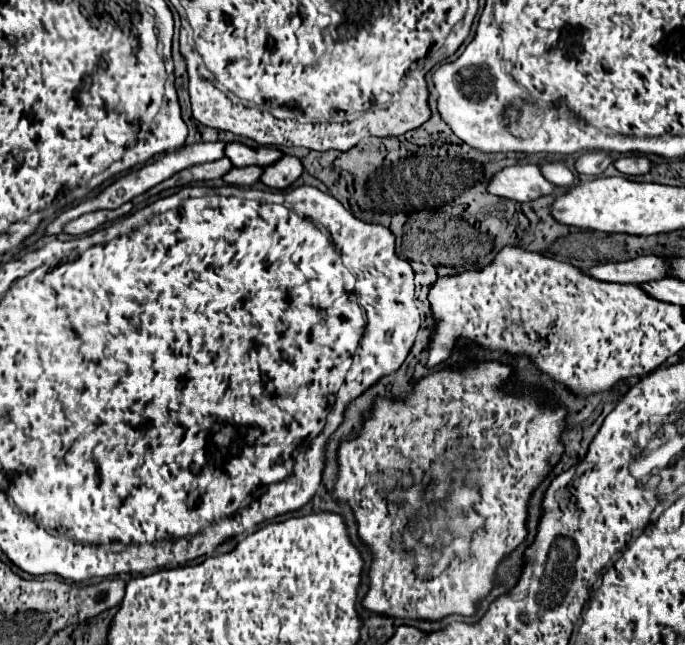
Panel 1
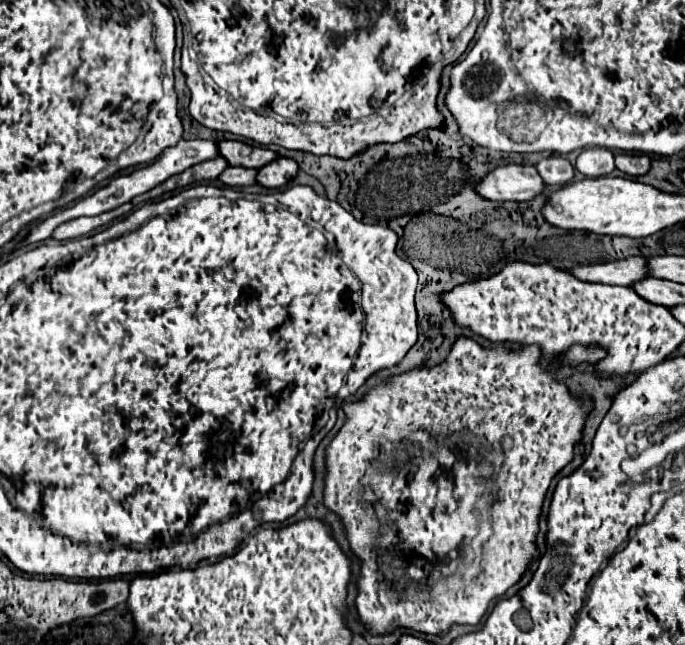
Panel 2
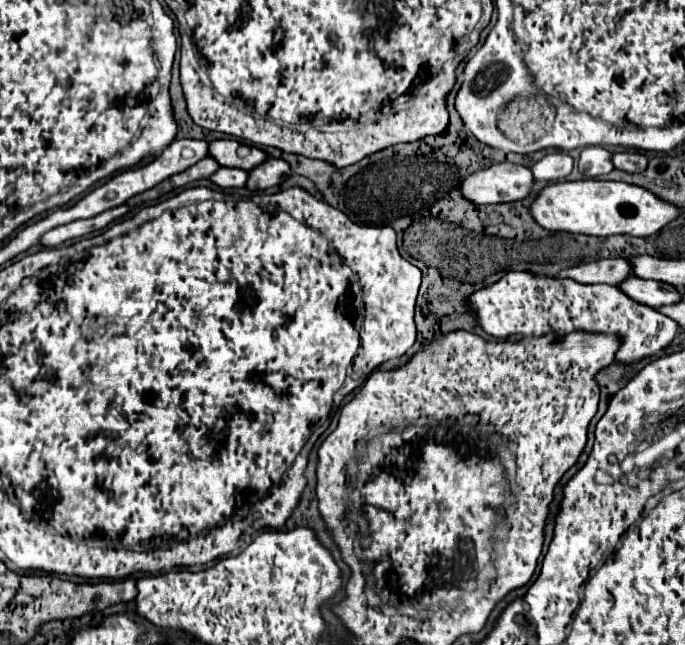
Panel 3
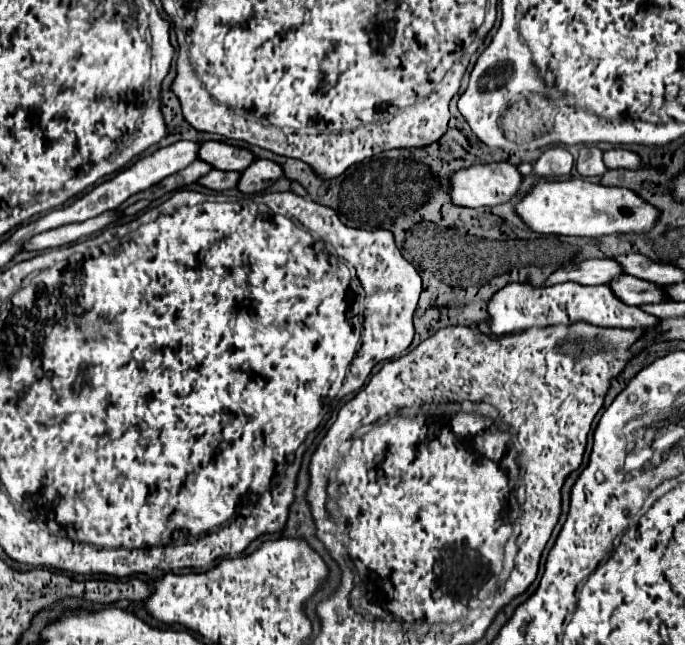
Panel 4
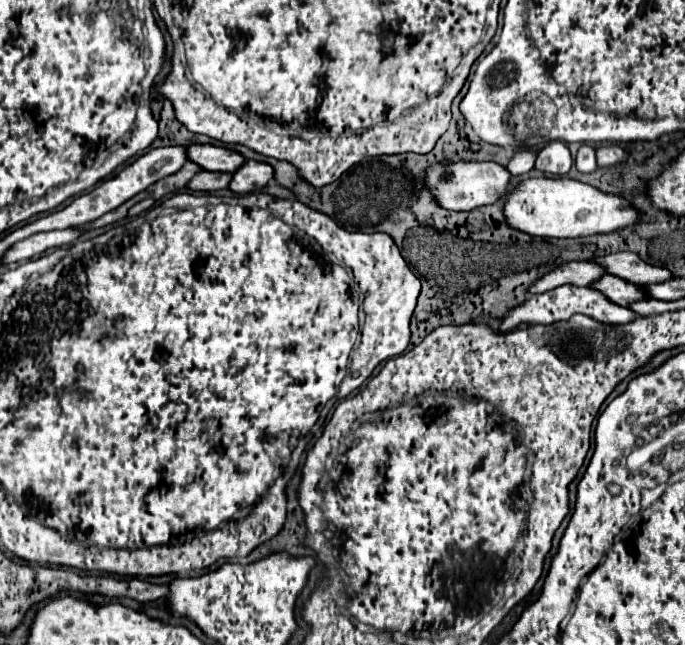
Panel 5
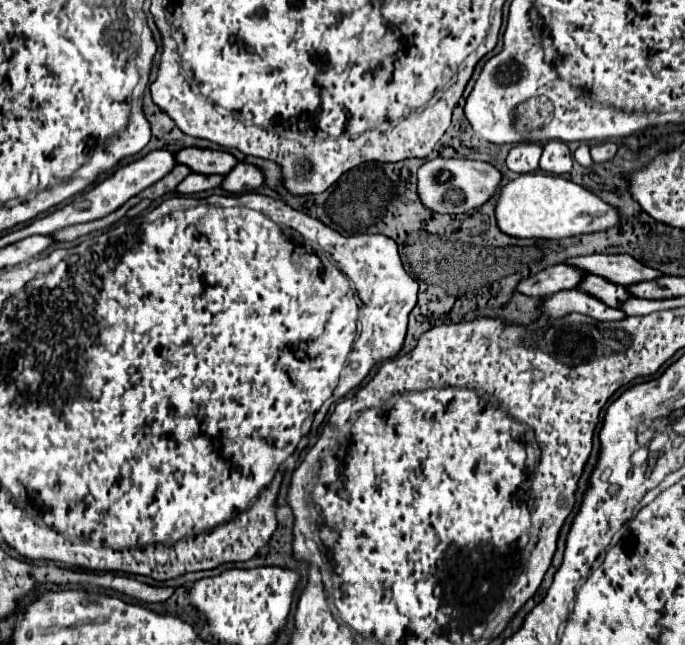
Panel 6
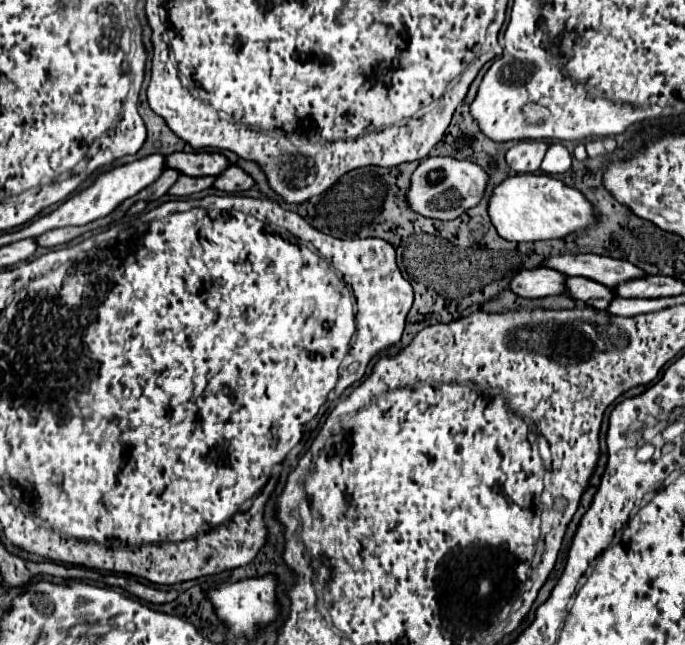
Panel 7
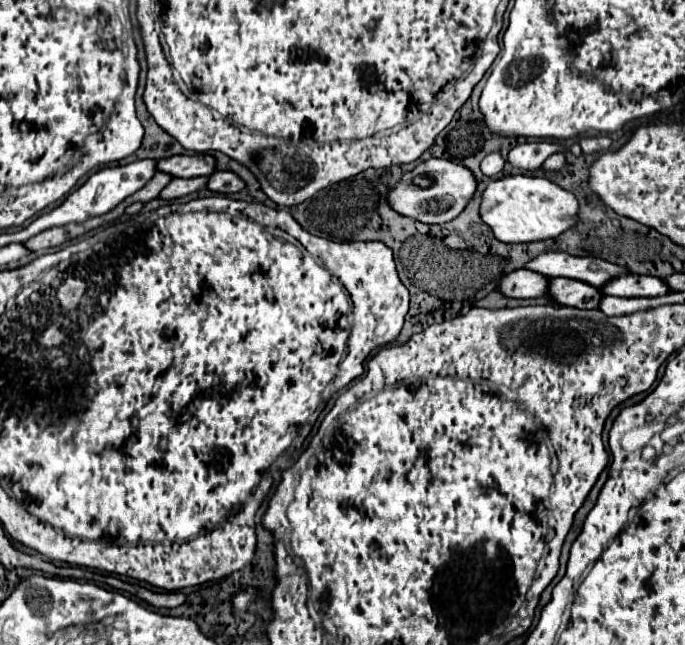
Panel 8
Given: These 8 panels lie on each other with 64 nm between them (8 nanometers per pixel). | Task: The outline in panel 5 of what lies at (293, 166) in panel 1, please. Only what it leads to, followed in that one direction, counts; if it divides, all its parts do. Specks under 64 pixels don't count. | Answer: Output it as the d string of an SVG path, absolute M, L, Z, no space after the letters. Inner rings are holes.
M248 160L242 164L242 168L238 168L238 172L232 174L228 188L236 194L250 194L264 188L268 180L272 180L272 176L274 176L274 170L268 164Z

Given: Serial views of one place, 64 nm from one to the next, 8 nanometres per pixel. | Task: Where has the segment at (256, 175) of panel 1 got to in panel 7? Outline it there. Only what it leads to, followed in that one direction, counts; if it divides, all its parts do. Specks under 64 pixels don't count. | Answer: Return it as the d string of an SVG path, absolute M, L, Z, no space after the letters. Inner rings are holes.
M180 176L176 184L168 190L170 196L190 196L196 192L202 192L210 188L214 182L214 176L202 176L202 178L190 178L190 176Z

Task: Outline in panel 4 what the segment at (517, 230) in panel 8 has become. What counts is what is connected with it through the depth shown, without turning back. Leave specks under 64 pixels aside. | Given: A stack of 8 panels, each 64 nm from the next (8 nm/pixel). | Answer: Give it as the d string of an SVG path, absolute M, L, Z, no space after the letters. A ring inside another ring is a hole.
M546 180L534 184L528 194L514 206L516 216L538 234L554 236L604 236L626 232L648 232L658 210L626 188L606 188L588 180Z

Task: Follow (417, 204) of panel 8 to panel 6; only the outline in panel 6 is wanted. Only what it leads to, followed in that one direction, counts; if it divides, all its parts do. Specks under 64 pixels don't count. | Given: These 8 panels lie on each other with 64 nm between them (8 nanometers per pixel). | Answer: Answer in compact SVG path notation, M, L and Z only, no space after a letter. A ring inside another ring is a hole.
M434 158L424 162L418 168L418 198L422 206L436 214L464 214L472 208L482 206L492 192L500 186L500 172L486 164L474 160L458 160L458 158Z

